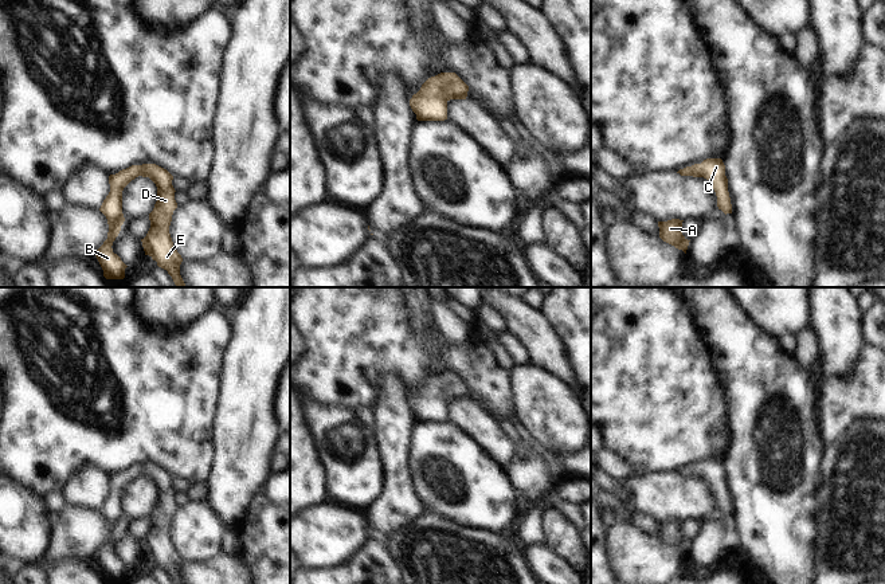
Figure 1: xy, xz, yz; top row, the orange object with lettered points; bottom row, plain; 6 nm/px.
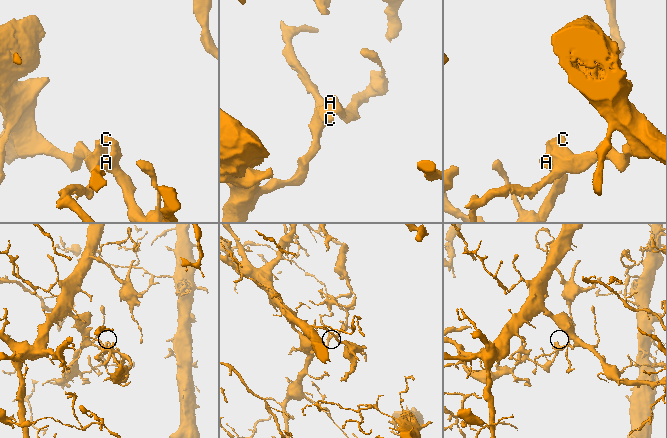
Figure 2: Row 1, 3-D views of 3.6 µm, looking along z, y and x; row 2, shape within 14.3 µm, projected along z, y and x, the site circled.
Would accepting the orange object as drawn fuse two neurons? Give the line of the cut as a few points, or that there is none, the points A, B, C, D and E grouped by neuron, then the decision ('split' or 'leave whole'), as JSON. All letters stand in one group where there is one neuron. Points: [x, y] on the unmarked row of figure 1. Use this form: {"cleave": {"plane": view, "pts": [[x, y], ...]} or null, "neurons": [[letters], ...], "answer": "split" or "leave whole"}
{"cleave": null, "neurons": [["A", "B", "C", "D", "E"]], "answer": "leave whole"}

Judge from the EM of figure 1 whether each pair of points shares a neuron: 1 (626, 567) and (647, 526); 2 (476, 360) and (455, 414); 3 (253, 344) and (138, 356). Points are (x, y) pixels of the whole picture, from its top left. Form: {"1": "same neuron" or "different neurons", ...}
{"1": "different neurons", "2": "different neurons", "3": "different neurons"}

